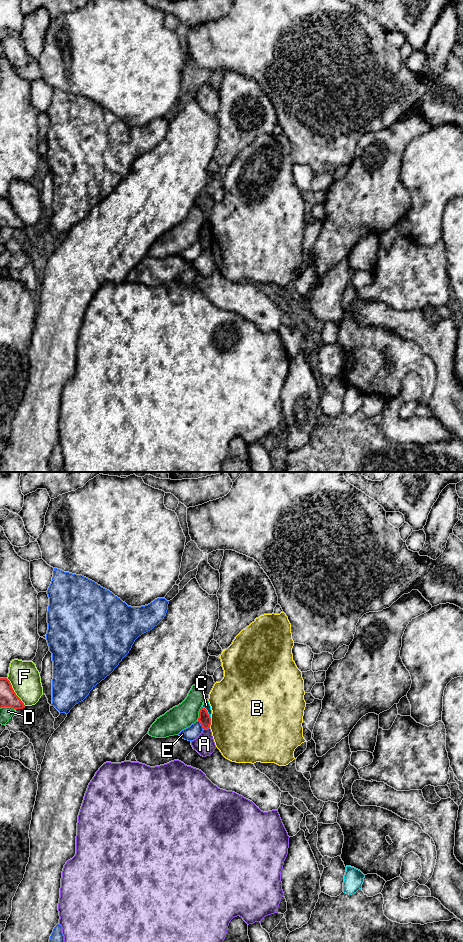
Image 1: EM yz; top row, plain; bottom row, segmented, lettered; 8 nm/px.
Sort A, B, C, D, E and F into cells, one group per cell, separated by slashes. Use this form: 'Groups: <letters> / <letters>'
Groups: A / B / C / D / E / F

